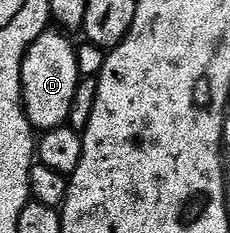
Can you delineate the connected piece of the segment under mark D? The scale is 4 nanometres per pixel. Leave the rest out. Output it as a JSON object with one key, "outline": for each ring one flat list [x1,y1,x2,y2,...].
{"outline":[[46,31,35,39,35,43,25,54,21,65,21,103,25,107,25,117,37,131,62,128,73,113,77,101,77,84,83,81,78,65,78,50,73,50,70,39,64,32]]}

